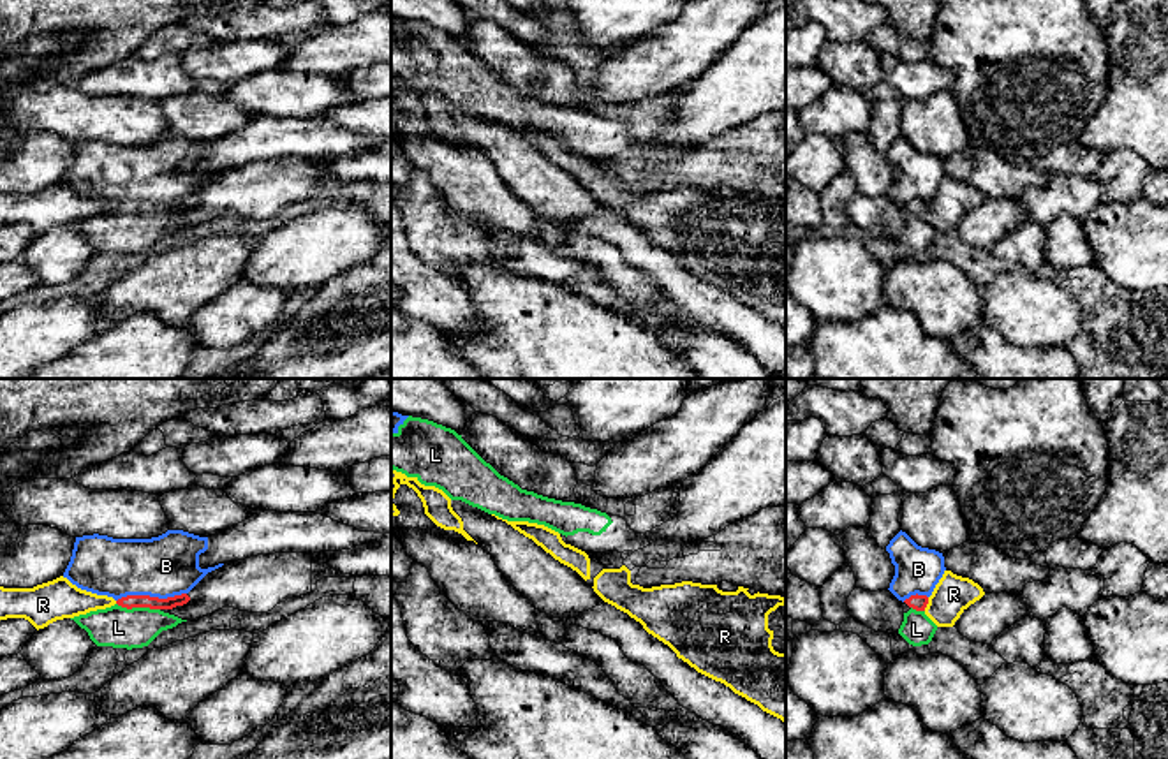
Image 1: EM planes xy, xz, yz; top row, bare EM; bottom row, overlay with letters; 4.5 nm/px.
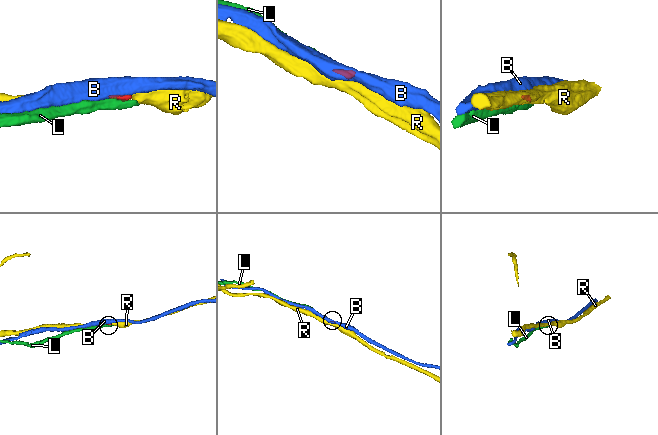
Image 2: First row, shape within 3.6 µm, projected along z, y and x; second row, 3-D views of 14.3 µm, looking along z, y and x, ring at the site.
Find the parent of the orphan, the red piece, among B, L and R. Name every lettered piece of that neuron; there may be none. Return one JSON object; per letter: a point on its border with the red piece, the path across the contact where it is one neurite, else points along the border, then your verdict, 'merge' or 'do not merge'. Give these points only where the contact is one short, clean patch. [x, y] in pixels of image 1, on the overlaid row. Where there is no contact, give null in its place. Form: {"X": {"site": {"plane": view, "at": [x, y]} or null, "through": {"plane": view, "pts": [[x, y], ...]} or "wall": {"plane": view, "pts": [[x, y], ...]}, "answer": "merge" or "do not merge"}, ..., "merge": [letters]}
{"B": {"site": {"plane": "xy", "at": [150, 597]}, "wall": {"plane": "xy", "pts": [[185, 592], [166, 597], [122, 596], [117, 601]]}, "answer": "do not merge"}, "L": {"site": {"plane": "xy", "at": [138, 606]}, "through": {"plane": "xy", "pts": [[131, 601], [138, 606], [118, 627]]}, "answer": "merge"}, "R": {"site": {"plane": "yz", "at": [927, 603]}, "wall": {"plane": "yz", "pts": [[929, 597], [924, 610]]}, "answer": "do not merge"}, "merge": ["L"]}

